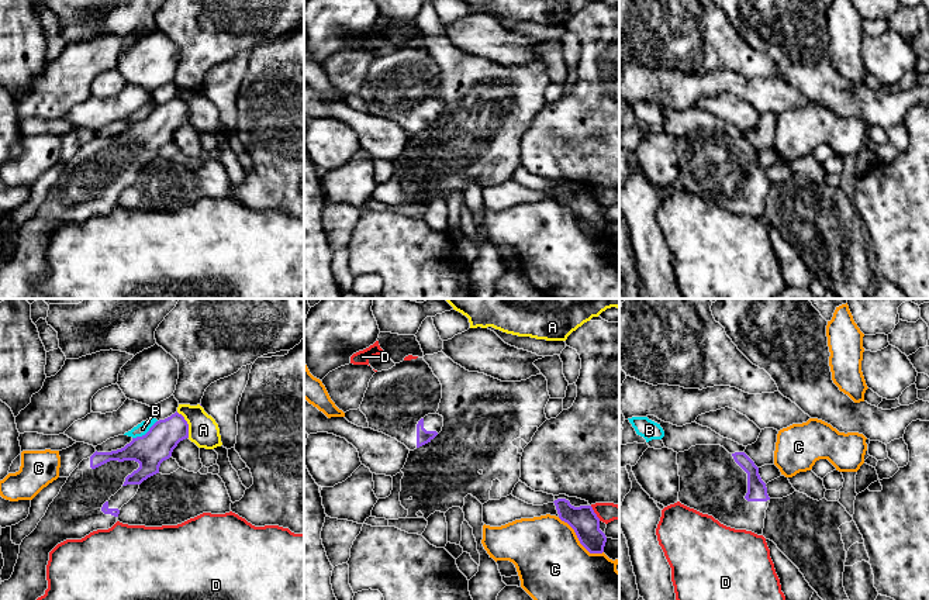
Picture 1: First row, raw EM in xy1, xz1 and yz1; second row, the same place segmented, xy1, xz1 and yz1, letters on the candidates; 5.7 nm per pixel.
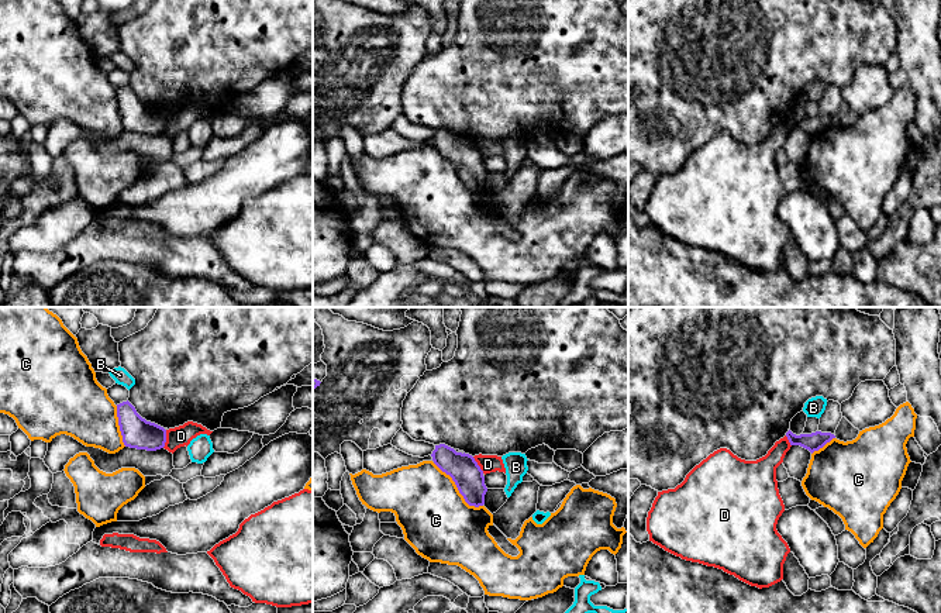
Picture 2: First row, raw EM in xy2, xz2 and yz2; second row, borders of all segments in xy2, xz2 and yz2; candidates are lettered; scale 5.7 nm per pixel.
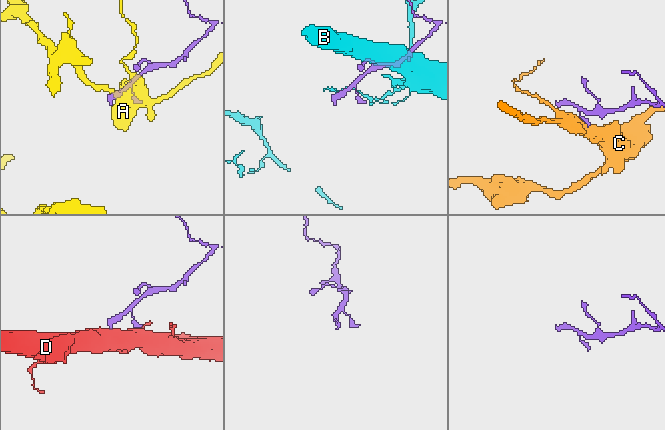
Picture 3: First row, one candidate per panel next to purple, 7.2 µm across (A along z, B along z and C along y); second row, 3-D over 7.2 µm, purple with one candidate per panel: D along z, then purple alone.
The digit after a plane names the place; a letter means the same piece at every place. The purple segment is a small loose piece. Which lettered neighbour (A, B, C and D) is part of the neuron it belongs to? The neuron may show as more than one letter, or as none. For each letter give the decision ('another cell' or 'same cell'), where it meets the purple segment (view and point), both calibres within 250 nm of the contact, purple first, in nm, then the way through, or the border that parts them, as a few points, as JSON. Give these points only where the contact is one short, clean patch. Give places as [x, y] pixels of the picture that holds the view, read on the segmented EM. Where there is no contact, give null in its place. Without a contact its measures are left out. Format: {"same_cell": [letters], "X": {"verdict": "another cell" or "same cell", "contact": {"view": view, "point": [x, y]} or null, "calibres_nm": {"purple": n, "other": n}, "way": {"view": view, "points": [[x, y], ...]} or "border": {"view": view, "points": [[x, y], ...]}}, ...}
{"same_cell": [], "A": {"verdict": "another cell", "contact": {"view": "xy1", "point": [187, 424]}, "calibres_nm": {"purple": 190, "other": 170}, "border": {"view": "xy1", "points": [[176, 411], [186, 421], [189, 437]]}}, "B": {"verdict": "another cell", "contact": {"view": "xy1", "point": [147, 433]}, "calibres_nm": {"purple": 190, "other": 70}}, "C": {"verdict": "another cell", "contact": {"view": "xz2", "point": [458, 489]}, "calibres_nm": {"purple": 170, "other": 400}}, "D": {"verdict": "another cell", "contact": {"view": "xy2", "point": [165, 438]}, "calibres_nm": {"purple": 180, "other": 120}, "border": {"view": "xy2", "points": [[166, 430], [166, 441], [162, 447]]}}}

